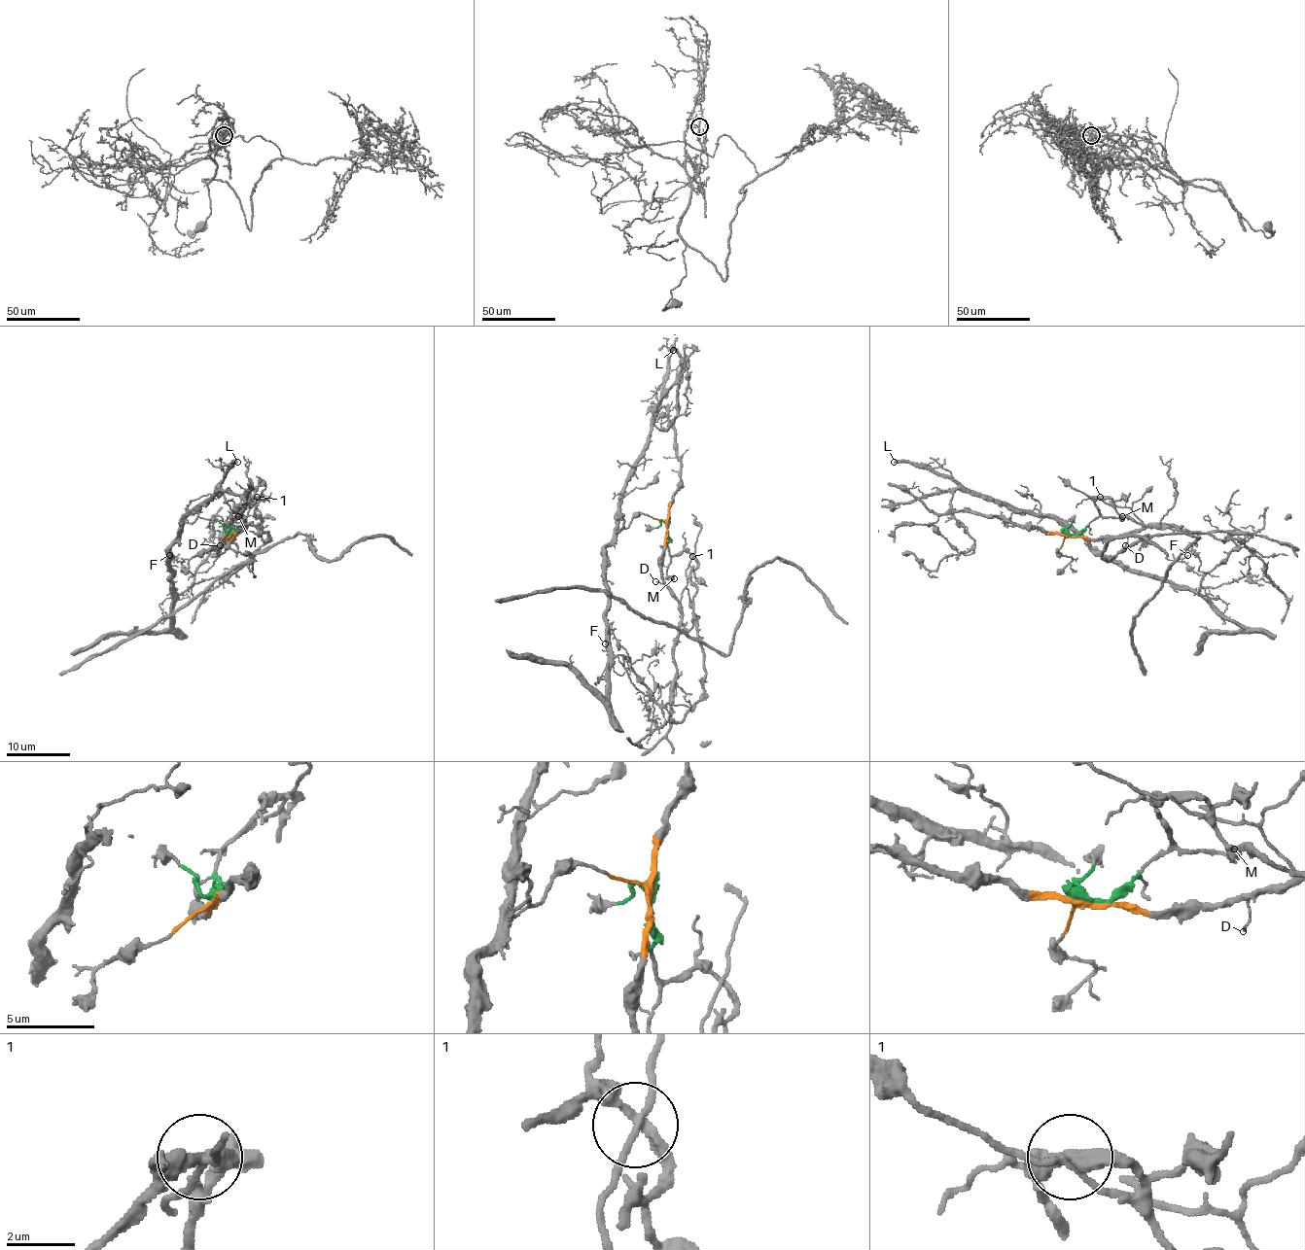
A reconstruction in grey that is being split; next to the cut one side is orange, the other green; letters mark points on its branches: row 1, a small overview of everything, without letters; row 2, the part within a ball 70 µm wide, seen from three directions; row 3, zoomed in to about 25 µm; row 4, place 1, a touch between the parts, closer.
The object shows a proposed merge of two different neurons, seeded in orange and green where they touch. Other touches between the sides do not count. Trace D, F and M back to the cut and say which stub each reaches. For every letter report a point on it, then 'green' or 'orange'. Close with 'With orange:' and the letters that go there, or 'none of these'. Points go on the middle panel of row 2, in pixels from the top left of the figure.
D: (655, 581) | orange
F: (605, 643) | green
M: (674, 578) | green
With orange: D

